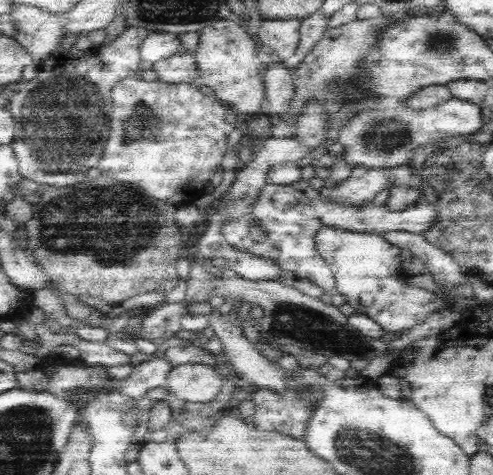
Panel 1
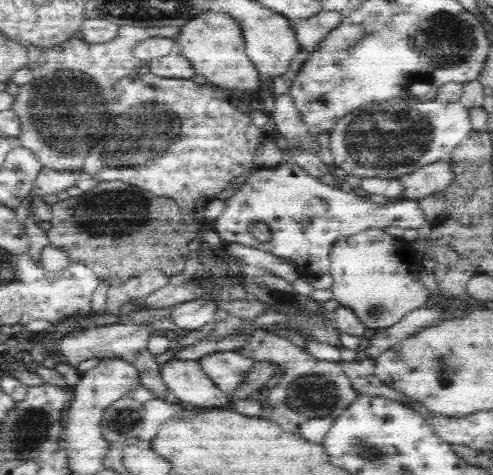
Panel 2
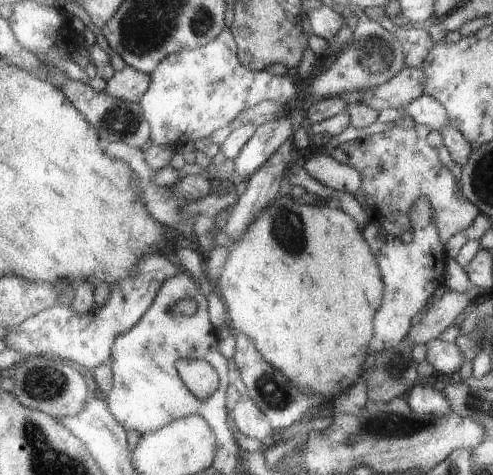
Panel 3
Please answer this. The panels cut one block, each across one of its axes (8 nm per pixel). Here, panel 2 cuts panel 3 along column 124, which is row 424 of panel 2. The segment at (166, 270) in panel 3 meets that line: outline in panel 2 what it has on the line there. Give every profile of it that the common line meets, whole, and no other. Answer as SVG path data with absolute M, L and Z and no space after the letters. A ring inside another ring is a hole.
M258 328L252 332L250 348L242 350L246 356L252 356L256 362L272 360L280 364L282 378L276 388L272 388L264 398L272 406L270 420L282 424L284 430L294 432L314 444L322 444L328 436L334 422L354 404L358 398L356 390L352 388L350 378L336 362L322 362L310 356L306 350L294 346L282 332L276 332L274 328Z

